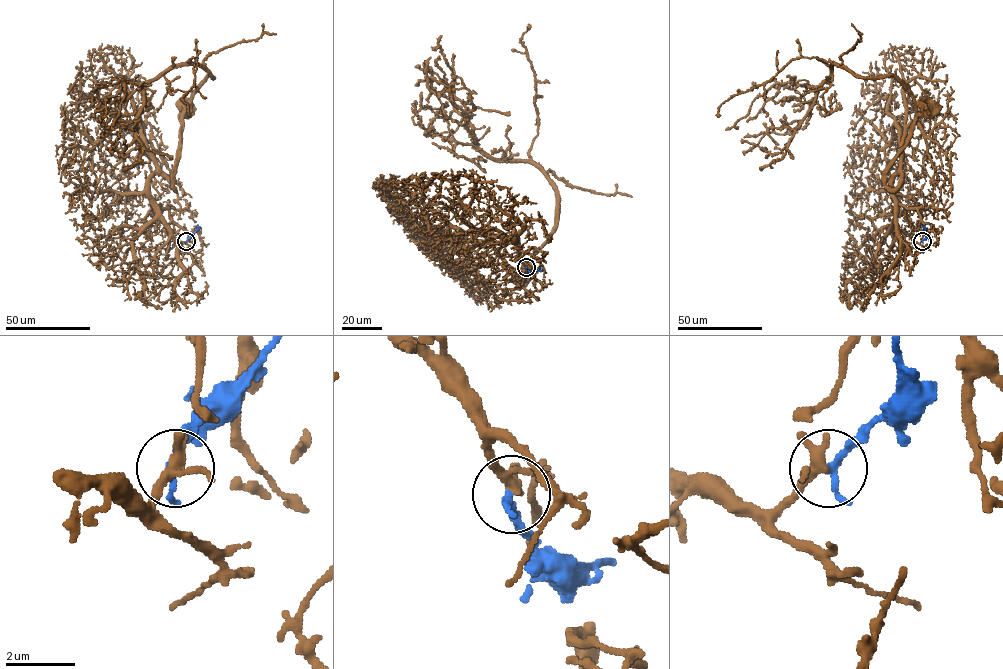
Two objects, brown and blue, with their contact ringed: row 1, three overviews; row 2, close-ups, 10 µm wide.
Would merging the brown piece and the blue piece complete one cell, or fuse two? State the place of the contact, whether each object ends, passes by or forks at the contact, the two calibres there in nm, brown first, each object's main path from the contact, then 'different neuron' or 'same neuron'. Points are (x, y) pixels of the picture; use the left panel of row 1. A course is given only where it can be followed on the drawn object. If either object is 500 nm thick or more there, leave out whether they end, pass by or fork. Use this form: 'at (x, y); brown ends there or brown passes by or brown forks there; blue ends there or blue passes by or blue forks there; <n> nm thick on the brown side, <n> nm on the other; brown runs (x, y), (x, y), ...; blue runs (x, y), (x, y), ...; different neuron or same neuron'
at (186, 241); brown passes by; blue passes by; 320 nm thick on the brown side, 160 nm on the other; brown runs (186, 241), (175, 240), (149, 189), (157, 174), (174, 188), (185, 111); blue runs (186, 241), (199, 226); different neuron

